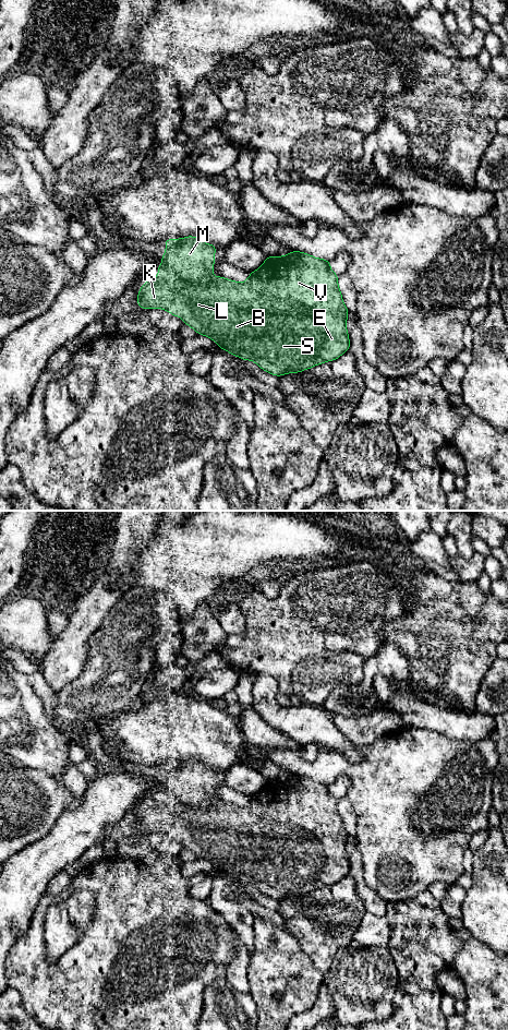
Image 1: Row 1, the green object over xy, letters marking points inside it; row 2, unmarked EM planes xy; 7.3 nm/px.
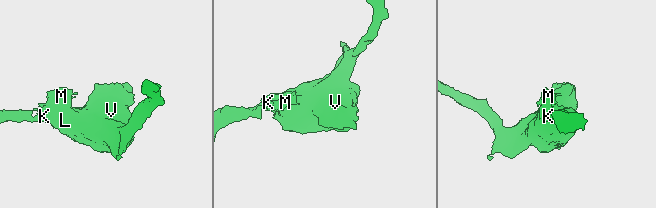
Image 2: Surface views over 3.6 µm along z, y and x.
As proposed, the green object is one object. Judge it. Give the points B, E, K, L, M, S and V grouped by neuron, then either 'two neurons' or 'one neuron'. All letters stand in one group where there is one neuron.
groups B E K L M S V; one neuron

